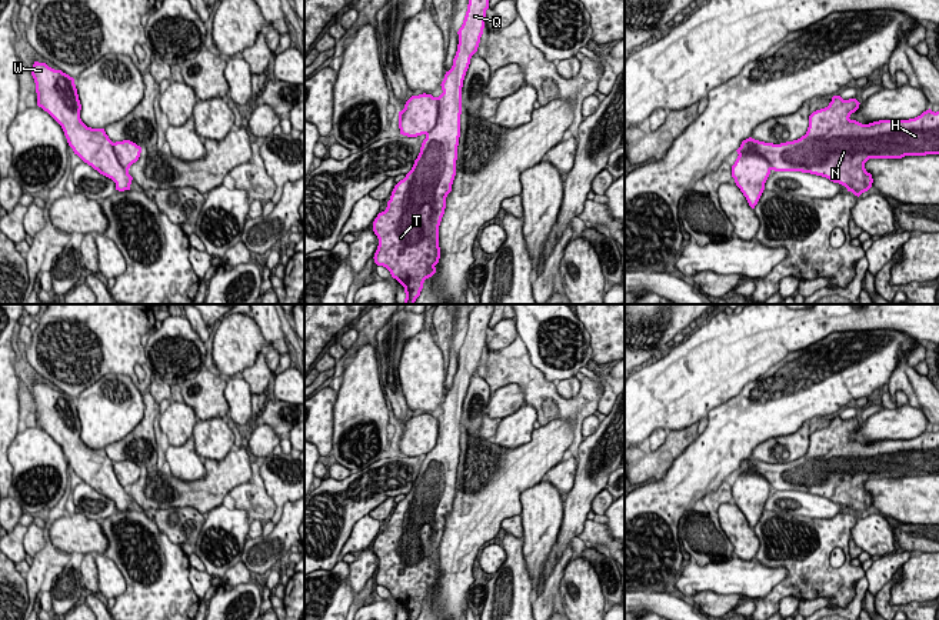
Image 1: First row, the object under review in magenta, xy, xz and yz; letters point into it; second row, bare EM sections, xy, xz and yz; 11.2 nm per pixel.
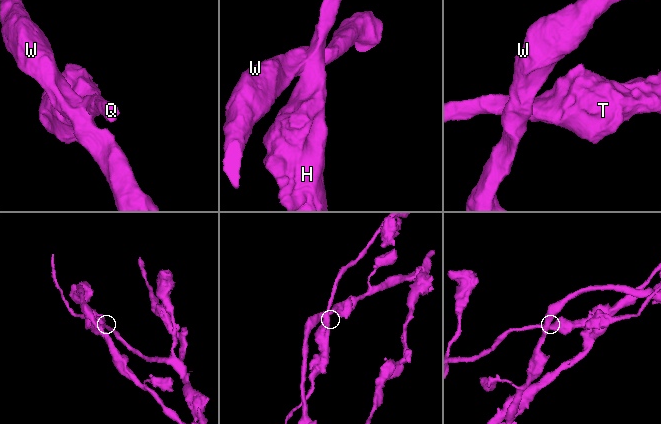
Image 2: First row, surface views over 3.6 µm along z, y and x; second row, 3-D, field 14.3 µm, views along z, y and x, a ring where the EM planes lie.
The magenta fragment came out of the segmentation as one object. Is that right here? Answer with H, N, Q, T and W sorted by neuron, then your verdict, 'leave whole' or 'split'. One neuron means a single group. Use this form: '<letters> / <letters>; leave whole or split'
H N Q T / W; split

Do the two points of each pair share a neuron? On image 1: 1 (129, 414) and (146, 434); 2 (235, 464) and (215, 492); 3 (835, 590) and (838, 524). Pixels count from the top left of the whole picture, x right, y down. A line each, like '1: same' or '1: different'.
1: different
2: same
3: same

